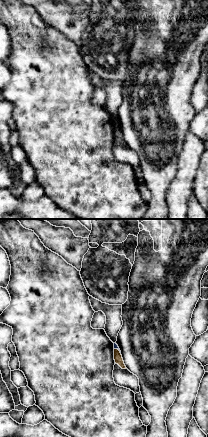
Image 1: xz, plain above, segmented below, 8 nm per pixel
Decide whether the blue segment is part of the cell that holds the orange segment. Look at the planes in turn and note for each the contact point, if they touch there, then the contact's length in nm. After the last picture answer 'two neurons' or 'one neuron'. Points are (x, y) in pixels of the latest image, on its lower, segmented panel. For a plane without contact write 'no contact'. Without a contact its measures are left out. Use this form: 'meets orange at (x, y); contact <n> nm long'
meets orange at (118, 350); contact 70 nm long

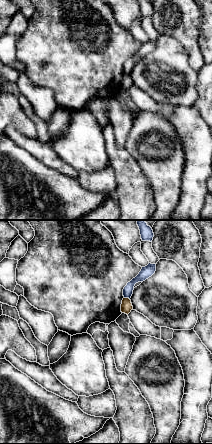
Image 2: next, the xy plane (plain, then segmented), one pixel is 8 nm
meets orange at (127, 298); contact 50 nm long

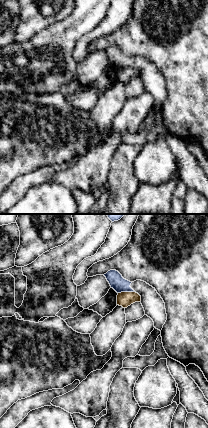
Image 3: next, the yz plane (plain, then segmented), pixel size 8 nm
meets orange at (126, 292); contact 140 nm long

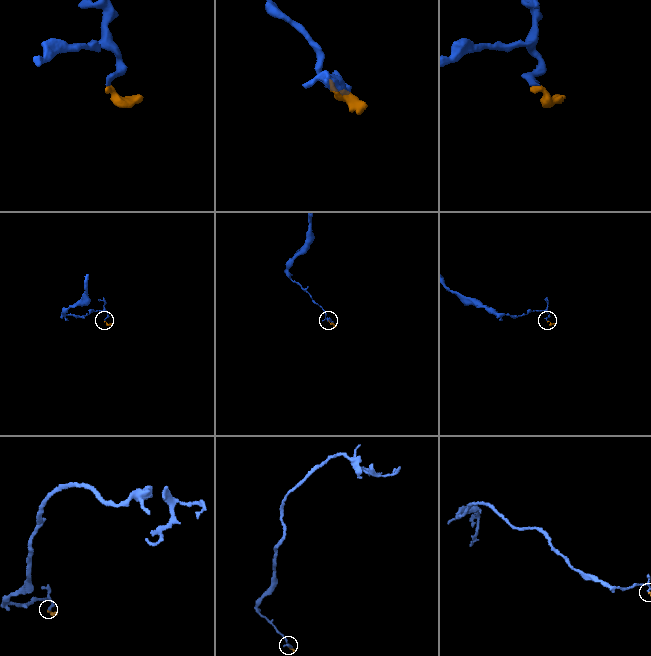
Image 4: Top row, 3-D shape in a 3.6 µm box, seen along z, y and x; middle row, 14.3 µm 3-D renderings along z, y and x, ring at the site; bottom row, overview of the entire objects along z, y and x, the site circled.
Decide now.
two neurons

